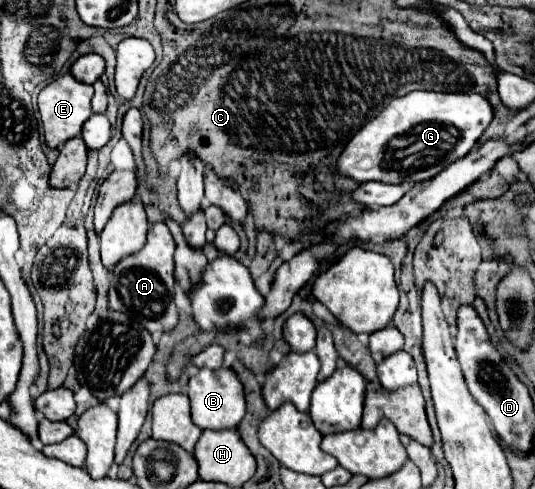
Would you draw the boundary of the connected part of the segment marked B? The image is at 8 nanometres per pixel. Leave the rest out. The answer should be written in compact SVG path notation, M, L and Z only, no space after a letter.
M230 368L200 370L188 382L188 398L192 404L192 420L202 430L236 430L246 412L242 382Z

